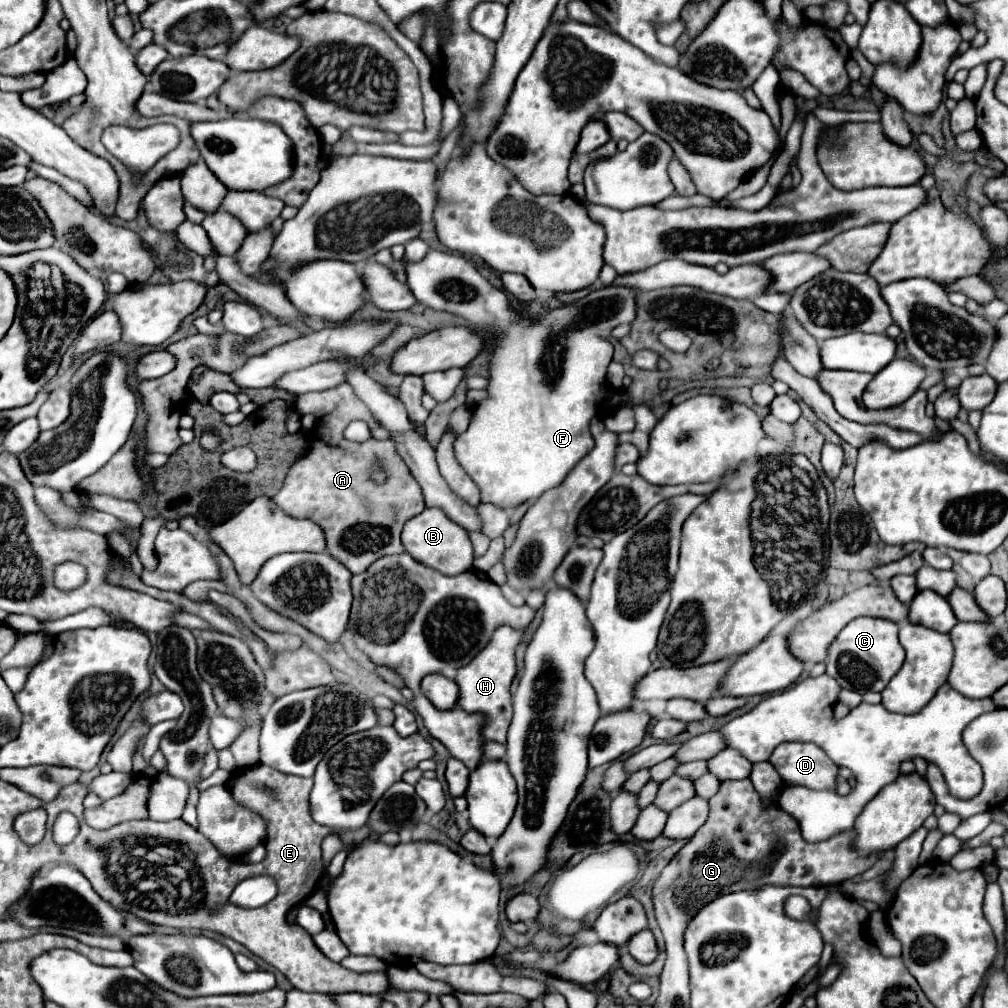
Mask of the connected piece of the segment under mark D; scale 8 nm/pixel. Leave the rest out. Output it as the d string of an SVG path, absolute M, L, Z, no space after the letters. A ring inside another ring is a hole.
M780 744L768 762L776 768L786 786L836 790L838 766L816 744Z

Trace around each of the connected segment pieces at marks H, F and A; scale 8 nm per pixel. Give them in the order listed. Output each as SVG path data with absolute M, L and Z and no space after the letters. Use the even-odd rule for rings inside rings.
M502 626L498 632L492 634L490 642L478 656L458 670L456 684L460 686L460 700L458 706L466 712L482 712L486 716L486 728L482 736L492 742L506 744L506 732L512 722L512 696L510 684L516 676L516 648L524 640L524 630L516 630L512 626Z
M430 250L420 262L404 262L404 272L406 284L416 300L434 310L446 310L466 318L468 326L474 330L490 334L494 326L498 328L496 350L490 360L490 384L486 388L488 398L474 408L474 420L468 430L458 436L454 452L462 468L478 484L482 502L510 508L528 500L538 500L542 492L558 486L566 478L566 472L570 472L594 446L590 436L590 420L598 414L600 400L604 400L610 392L606 384L606 368L614 350L612 344L600 336L608 336L618 324L630 324L630 320L634 320L634 290L622 286L600 288L574 304L532 320L512 312L506 294L494 288L464 256ZM546 368L552 368L552 378Z
M350 384L338 388L298 396L296 410L300 414L316 414L316 424L310 436L310 450L290 468L282 490L272 498L286 514L294 518L314 520L326 534L328 554L340 560L352 574L362 574L372 562L382 556L402 554L402 526L426 504L420 484L410 474L400 458L394 440L368 440L354 444L344 440L342 432L352 420L374 424L368 406L354 394ZM384 464L386 480L376 484L370 480L370 468Z

